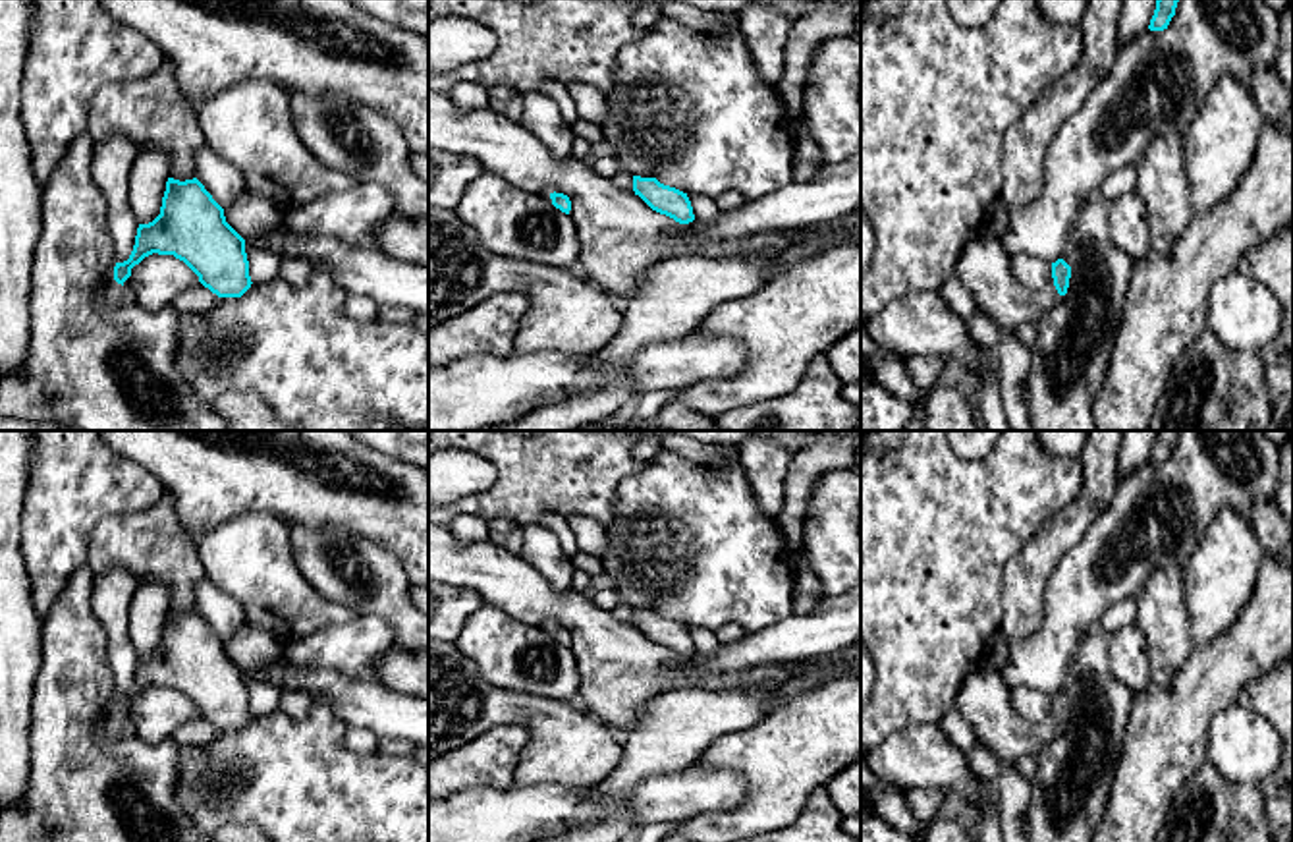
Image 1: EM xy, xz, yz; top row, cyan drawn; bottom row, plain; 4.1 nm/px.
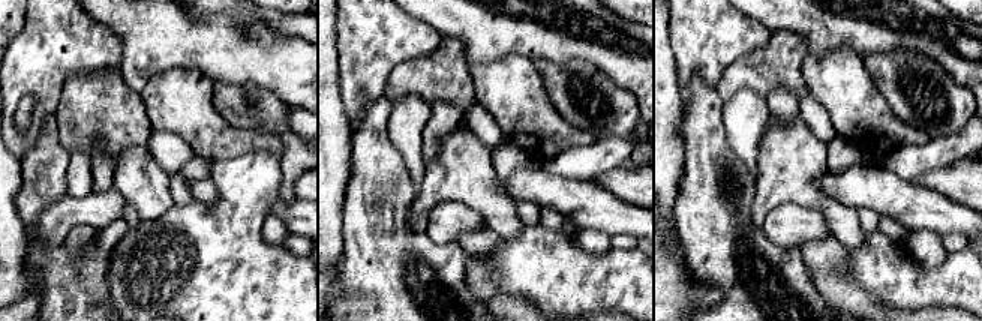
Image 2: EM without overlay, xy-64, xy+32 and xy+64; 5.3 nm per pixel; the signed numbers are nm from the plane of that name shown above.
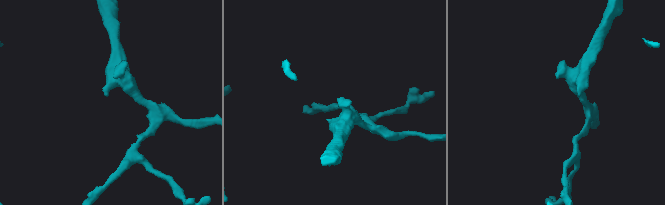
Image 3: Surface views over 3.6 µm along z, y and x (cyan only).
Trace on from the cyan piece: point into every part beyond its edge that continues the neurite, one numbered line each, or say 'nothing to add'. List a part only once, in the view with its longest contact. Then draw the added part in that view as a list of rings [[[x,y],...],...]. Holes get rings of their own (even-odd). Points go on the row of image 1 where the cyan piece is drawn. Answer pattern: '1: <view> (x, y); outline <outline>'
1: yz (983, 265); outline [[[978,236],[959,255],[955,276],[969,286],[977,309],[988,313],[1000,330],[1015,328],[1023,323],[1038,321],[1056,305],[1059,294],[1056,286],[1027,290],[1009,274],[1009,257],[1000,238]]]

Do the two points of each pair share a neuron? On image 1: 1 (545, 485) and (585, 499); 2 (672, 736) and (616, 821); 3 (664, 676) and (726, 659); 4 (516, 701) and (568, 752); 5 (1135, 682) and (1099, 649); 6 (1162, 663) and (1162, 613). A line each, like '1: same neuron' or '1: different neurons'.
1: same neuron
2: same neuron
3: different neurons
4: same neuron
5: different neurons
6: same neuron

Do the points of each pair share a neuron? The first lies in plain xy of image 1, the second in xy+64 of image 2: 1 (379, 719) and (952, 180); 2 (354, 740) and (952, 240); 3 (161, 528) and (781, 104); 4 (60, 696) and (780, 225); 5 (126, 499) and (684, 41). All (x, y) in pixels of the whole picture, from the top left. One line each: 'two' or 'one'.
1: two
2: two
3: two
4: two
5: one

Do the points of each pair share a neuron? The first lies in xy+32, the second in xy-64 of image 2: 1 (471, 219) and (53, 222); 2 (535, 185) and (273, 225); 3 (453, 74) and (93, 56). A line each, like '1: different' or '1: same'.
1: same
2: different
3: different

